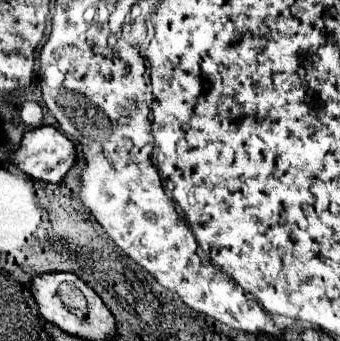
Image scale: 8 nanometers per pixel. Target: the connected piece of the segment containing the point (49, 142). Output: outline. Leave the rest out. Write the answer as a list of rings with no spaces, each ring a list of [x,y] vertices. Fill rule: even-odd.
[[[40,126],[24,134],[20,148],[12,154],[10,160],[32,178],[38,178],[44,182],[60,182],[76,162],[76,146],[60,130],[52,126]]]

